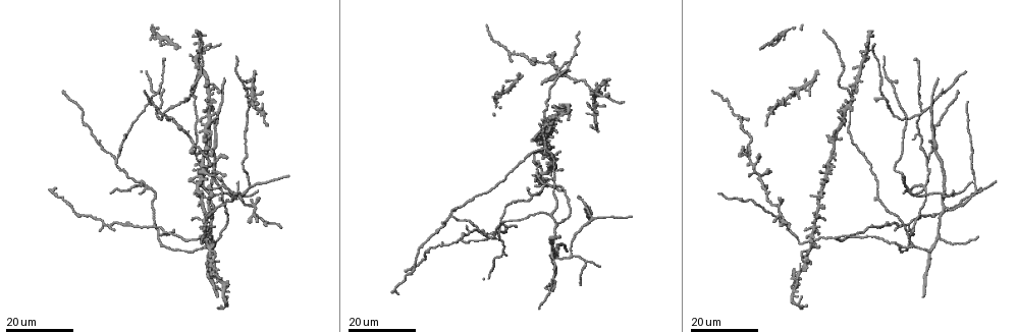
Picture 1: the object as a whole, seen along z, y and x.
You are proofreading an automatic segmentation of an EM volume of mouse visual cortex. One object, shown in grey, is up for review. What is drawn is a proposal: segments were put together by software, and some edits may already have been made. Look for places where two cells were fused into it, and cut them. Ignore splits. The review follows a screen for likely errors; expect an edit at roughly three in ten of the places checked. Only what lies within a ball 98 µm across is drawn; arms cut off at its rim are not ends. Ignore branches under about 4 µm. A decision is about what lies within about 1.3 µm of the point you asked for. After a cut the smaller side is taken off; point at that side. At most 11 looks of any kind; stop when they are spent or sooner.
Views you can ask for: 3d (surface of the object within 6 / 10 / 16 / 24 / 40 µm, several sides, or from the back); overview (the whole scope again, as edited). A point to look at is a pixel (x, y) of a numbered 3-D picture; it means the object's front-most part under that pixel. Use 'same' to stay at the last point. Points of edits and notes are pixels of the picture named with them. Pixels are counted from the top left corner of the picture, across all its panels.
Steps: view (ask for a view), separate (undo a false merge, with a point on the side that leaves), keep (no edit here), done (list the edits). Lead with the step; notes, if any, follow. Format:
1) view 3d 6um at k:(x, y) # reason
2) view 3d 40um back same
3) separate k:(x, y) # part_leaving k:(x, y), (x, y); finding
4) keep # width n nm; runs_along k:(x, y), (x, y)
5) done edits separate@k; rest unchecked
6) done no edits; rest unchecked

view 3d 24um at 1:(587, 260) # three arms meet

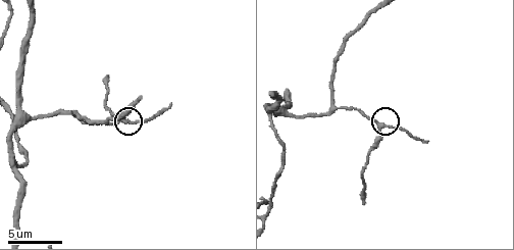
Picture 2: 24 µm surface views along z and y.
view 3d 6um at 2:(123, 121)

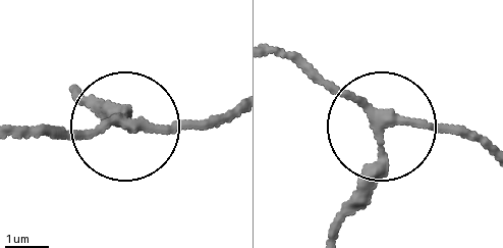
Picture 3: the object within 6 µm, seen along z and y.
keep # width 230 nm; runs_along 3:(274, 47), (383, 119), (449, 124), (489, 142); all the same cell

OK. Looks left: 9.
view 3d 24um at 1:(944, 207) # three-way junction

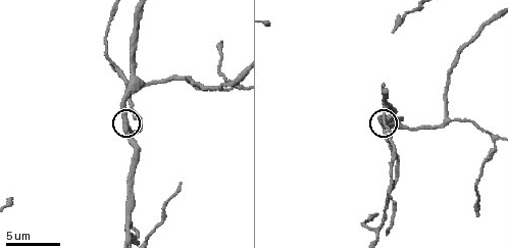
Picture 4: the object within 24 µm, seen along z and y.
view 3d 6um at 4:(385, 129)

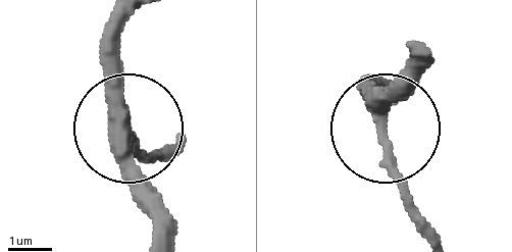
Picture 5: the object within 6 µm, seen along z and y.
keep # runs_along 5:(409, 46), (388, 112), (388, 167), (416, 218); one cell here

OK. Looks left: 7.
view 3d 24um at 1:(157, 234) # three-way junction

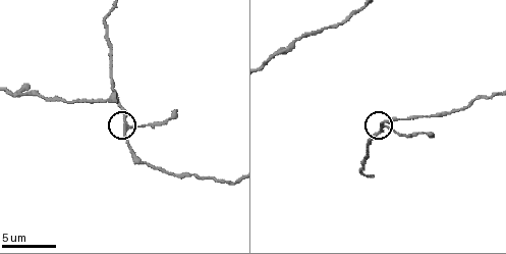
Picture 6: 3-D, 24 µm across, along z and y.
view 3d 10um at 6:(126, 126)

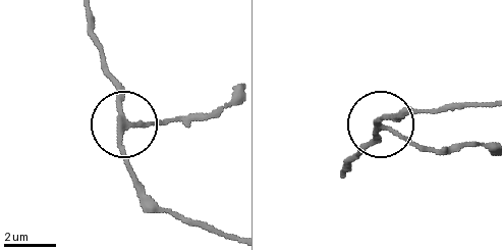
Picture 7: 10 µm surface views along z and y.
view 3d 6um at 7:(126, 124)

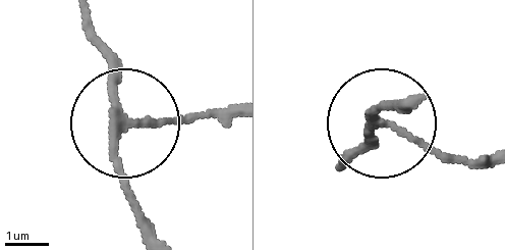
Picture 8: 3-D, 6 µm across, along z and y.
keep # arms 3; runs_along 8:(154, 228), (128, 184), (121, 129), (139, 117), (223, 117); all the same cell

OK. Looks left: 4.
view 3d 6um at 4:(401, 18) # two arms in line, one across

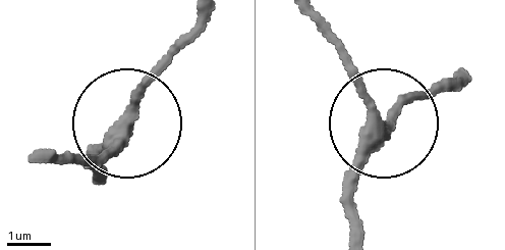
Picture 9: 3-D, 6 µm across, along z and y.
keep # runs_along 9:(313, 21), (386, 131), (346, 204); all the same cell

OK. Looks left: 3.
view 3d 16um at 1:(930, 251) # three-way junction

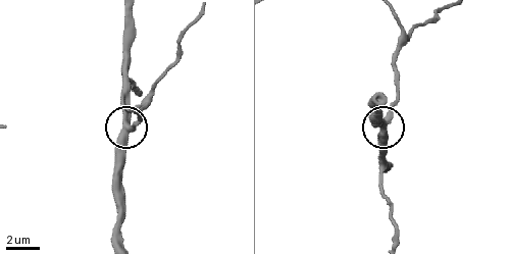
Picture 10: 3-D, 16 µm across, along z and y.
view 3d 6um at 10:(119, 135)

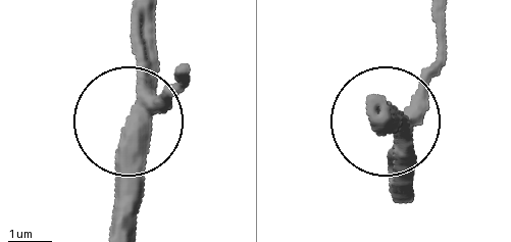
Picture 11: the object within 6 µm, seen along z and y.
keep # side_arm 15 um; runs_along 11:(436, 16), (432, 71), (380, 127); continuous, no second cell

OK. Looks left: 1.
done no edits; rest unchecked

